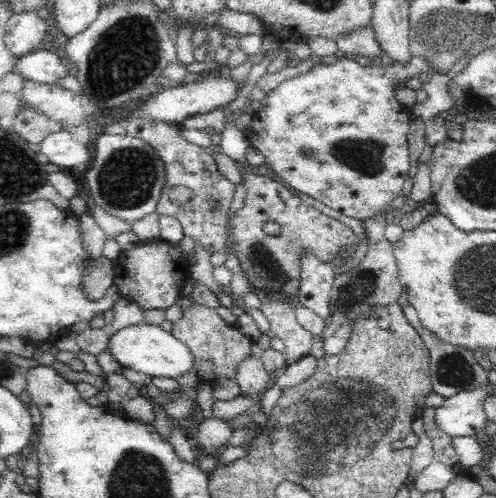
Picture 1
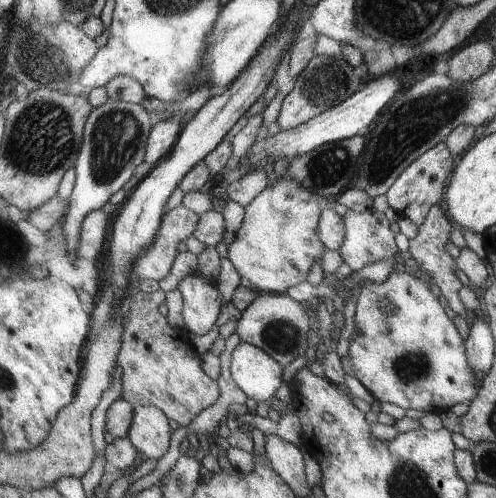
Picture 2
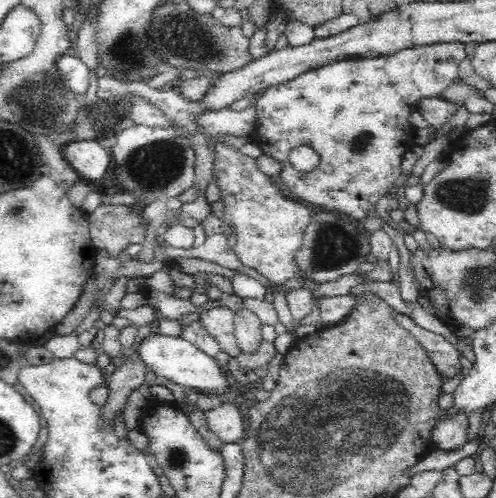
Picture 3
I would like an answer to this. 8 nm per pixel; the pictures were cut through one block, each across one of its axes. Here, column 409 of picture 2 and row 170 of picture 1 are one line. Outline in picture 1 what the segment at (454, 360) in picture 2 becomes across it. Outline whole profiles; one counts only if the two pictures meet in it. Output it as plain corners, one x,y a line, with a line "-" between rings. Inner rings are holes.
338,56
340,62
328,60
320,62
312,72
288,78
278,88
274,88
264,100
262,110
254,116
252,126
244,130
250,146
260,150
284,182
314,200
330,206
332,210
350,218
370,218
386,210
386,206
402,196
404,182
408,180
410,168
410,142
408,142
408,122
396,120
396,114
404,112
406,106
398,106
394,96
396,84
402,80
418,78
420,74
434,74
422,58
412,58
410,66
358,66
350,56

